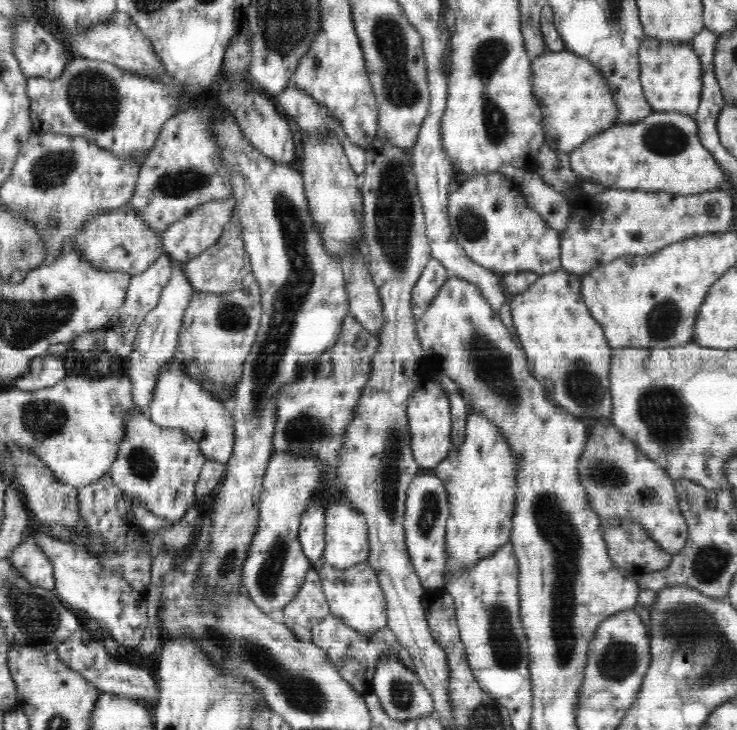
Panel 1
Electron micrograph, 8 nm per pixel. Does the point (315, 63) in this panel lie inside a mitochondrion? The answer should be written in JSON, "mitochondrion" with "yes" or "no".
{"mitochondrion":"yes"}

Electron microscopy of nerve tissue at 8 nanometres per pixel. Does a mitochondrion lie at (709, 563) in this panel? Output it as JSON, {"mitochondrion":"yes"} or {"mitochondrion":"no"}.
{"mitochondrion":"yes"}

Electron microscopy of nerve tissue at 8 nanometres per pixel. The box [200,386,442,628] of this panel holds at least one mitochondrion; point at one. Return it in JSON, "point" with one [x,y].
{"point":[389,460]}

